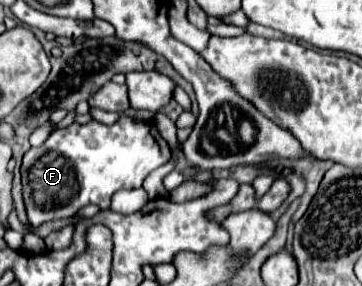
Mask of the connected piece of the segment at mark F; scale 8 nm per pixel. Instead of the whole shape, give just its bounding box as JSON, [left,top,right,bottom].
[21,116,169,226]

